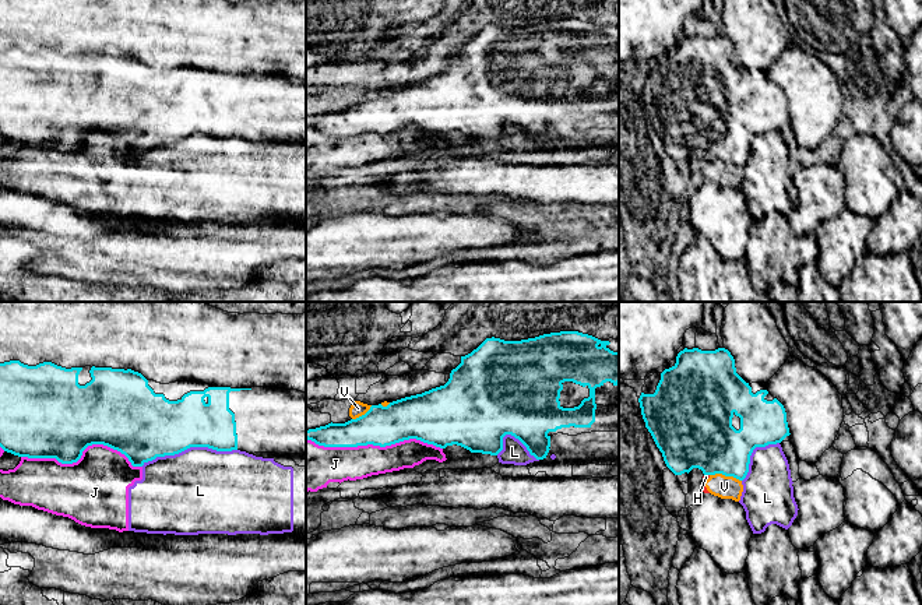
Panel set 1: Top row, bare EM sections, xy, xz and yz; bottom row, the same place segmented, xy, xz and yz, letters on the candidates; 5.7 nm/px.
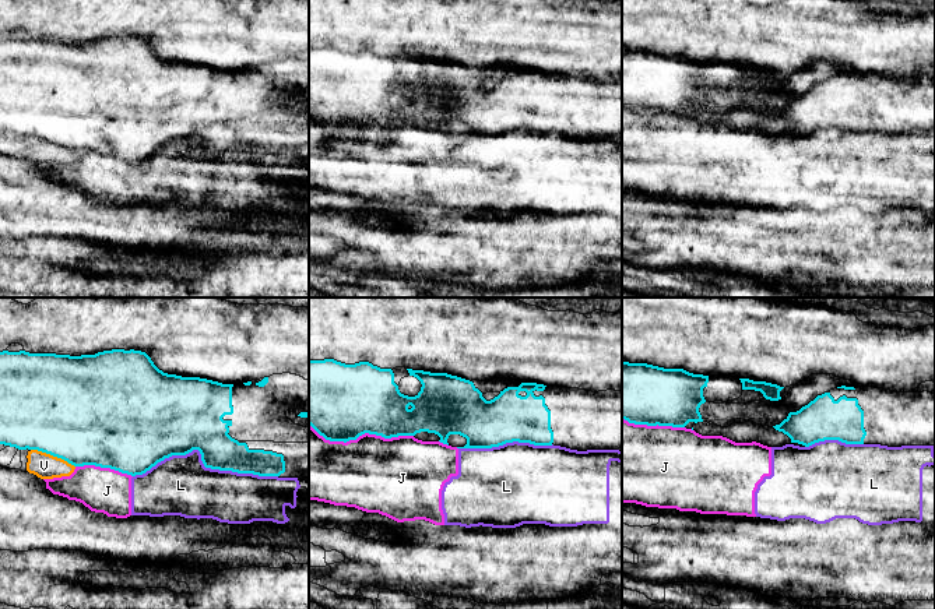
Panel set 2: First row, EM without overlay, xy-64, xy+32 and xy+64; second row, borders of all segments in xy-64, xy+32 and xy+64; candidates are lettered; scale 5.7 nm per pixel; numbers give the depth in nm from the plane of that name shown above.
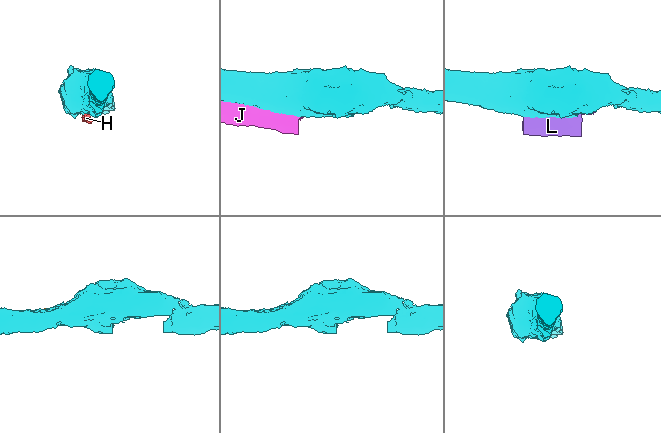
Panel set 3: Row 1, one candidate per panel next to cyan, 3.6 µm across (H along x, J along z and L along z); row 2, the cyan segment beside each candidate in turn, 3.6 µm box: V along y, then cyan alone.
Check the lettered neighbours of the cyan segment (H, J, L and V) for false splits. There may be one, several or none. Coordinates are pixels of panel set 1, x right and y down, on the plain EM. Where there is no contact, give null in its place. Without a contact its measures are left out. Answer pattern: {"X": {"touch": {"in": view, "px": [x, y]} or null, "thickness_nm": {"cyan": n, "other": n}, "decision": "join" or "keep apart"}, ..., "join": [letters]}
{"H": {"touch": {"in": "yz", "px": [707, 161]}, "thickness_nm": {"cyan": 420, "other": 30}, "decision": "keep apart"}, "J": {"touch": {"in": "xz", "px": [375, 132]}, "thickness_nm": {"cyan": 240, "other": 200}, "decision": "keep apart"}, "L": {"touch": {"in": "xy", "px": [189, 134]}, "thickness_nm": {"cyan": 360, "other": 480}, "decision": "keep apart"}, "V": {"touch": {"in": "yz", "px": [725, 162]}, "thickness_nm": {"cyan": 360, "other": 130}, "decision": "keep apart"}, "join": []}

